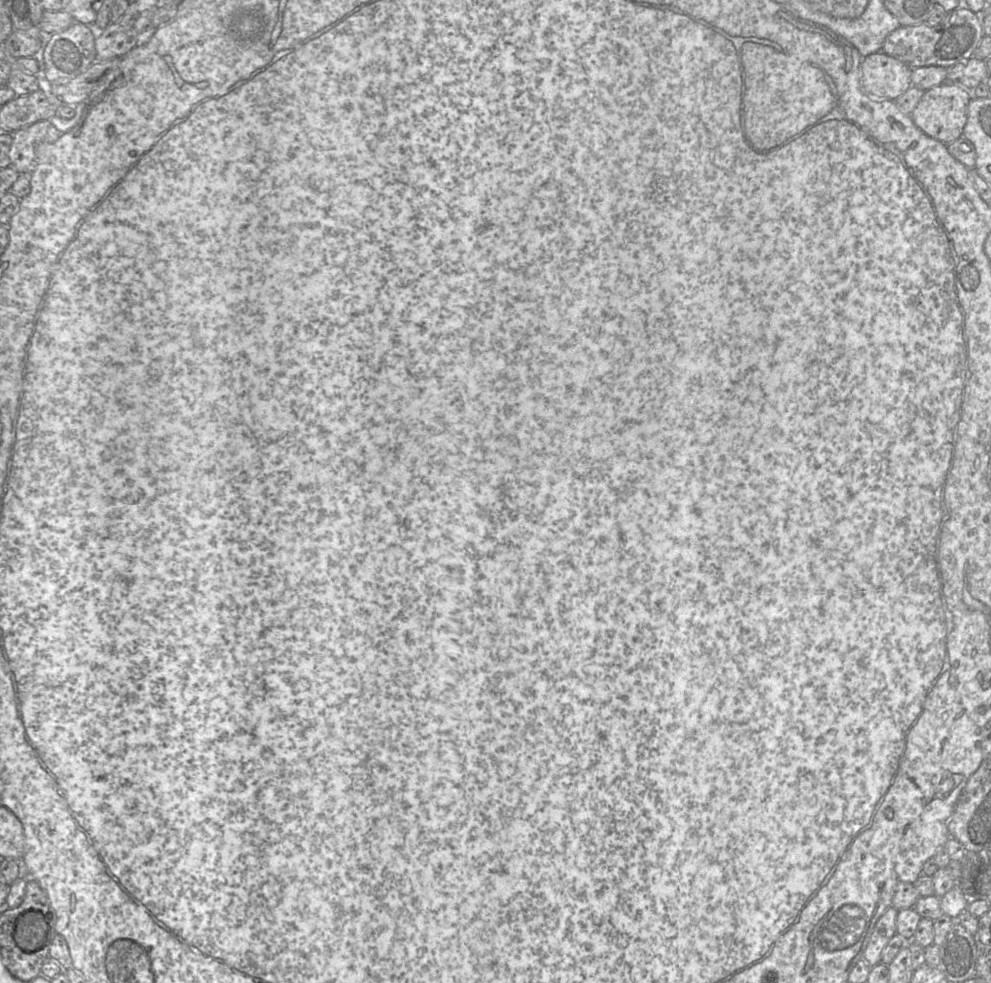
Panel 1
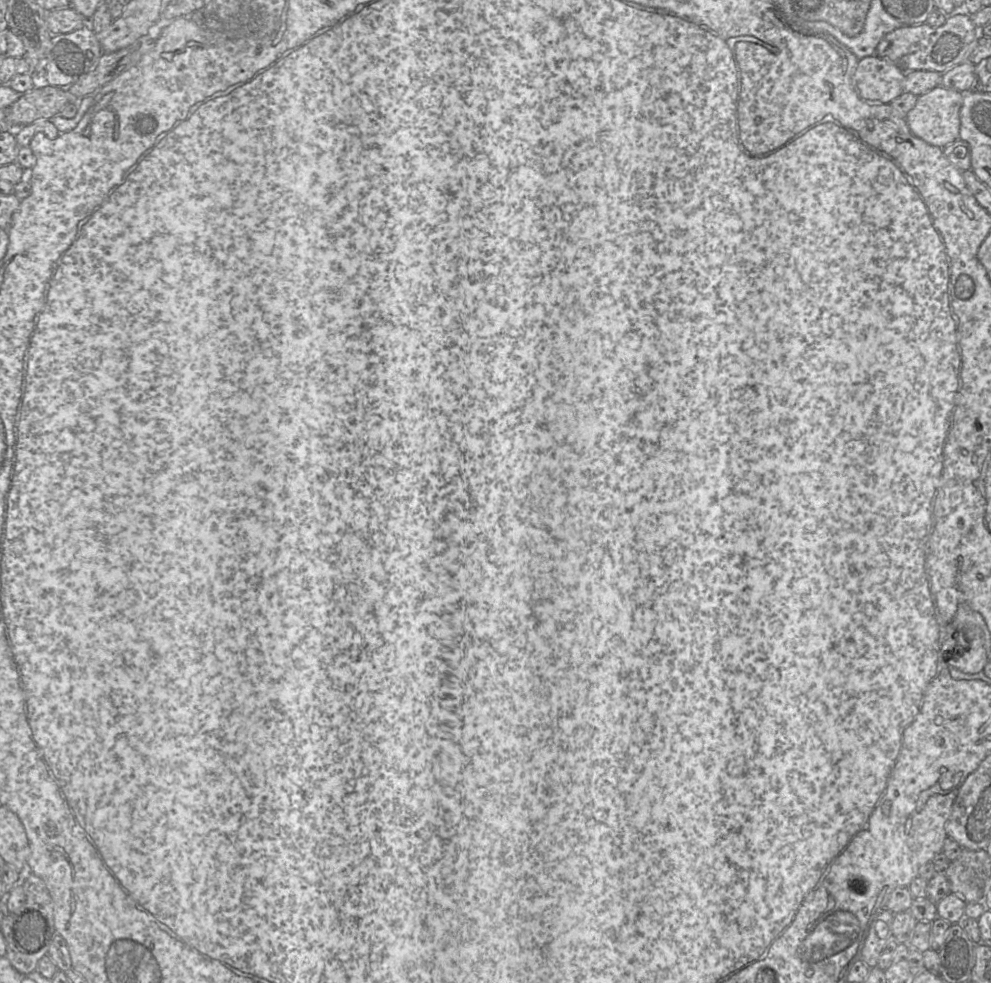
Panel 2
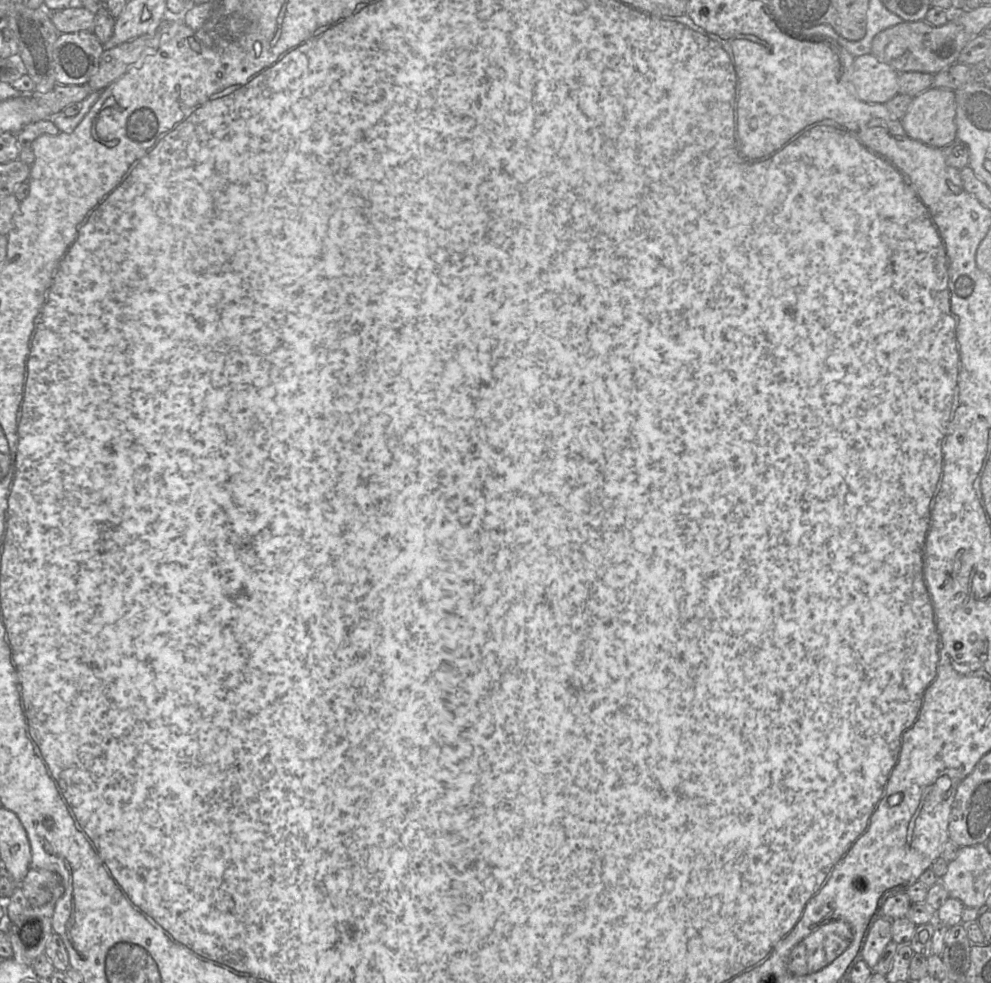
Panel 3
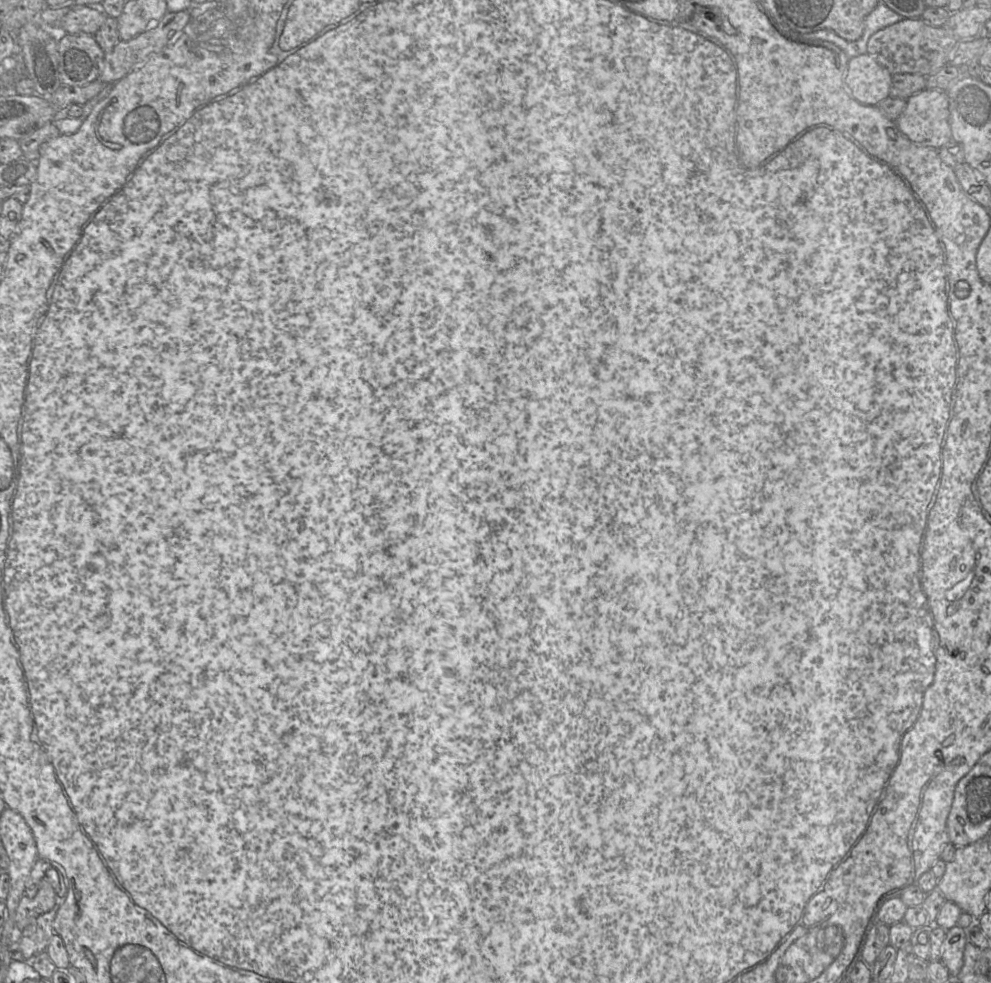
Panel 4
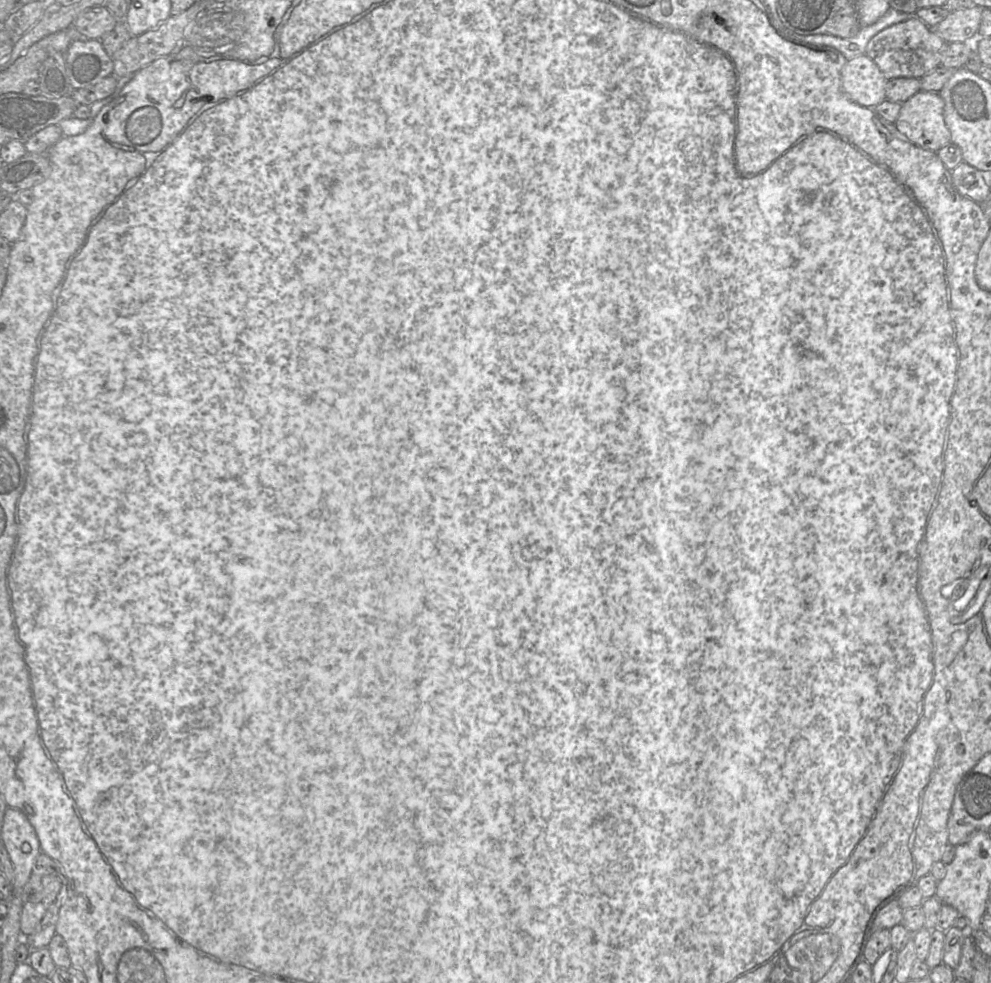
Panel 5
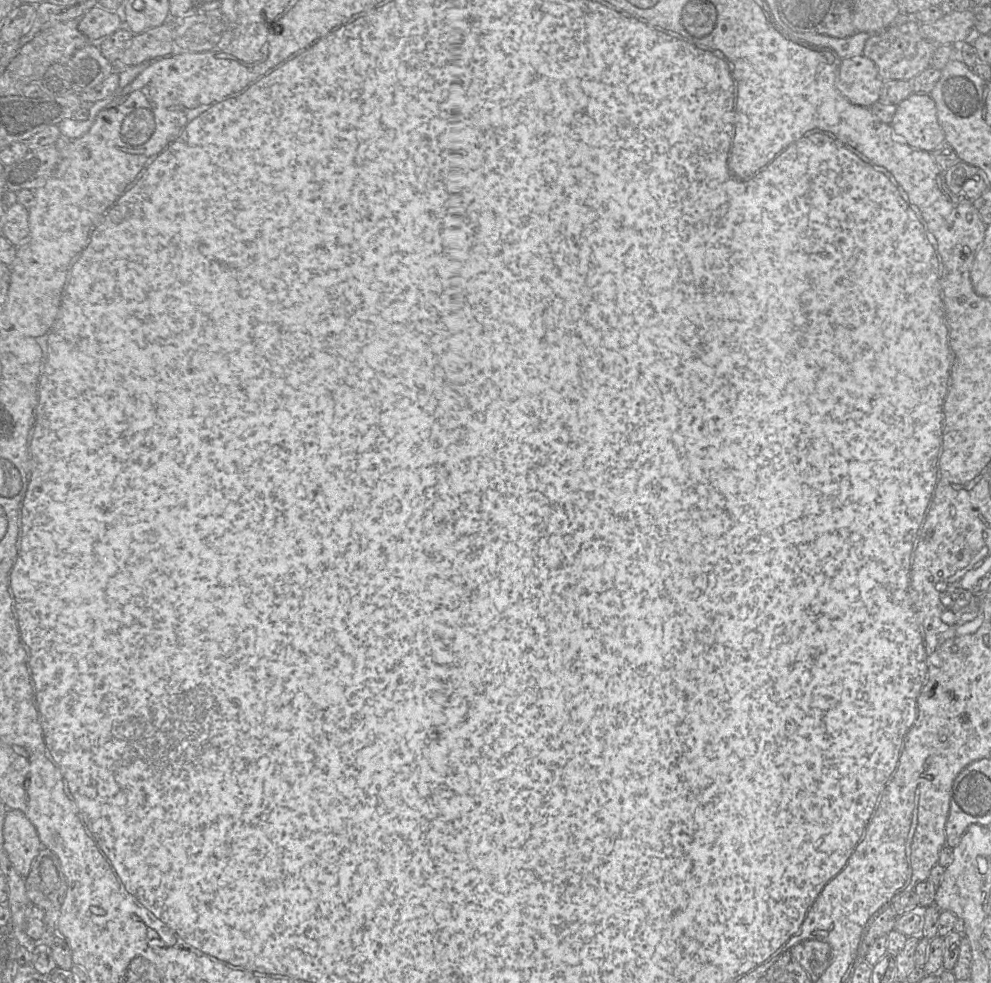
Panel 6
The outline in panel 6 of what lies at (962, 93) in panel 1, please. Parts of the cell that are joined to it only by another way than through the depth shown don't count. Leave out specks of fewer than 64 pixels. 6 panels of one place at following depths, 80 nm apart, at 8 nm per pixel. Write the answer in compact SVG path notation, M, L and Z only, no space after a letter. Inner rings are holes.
M912 93L897 105L891 122L898 138L913 148L932 152L945 142L930 94Z

